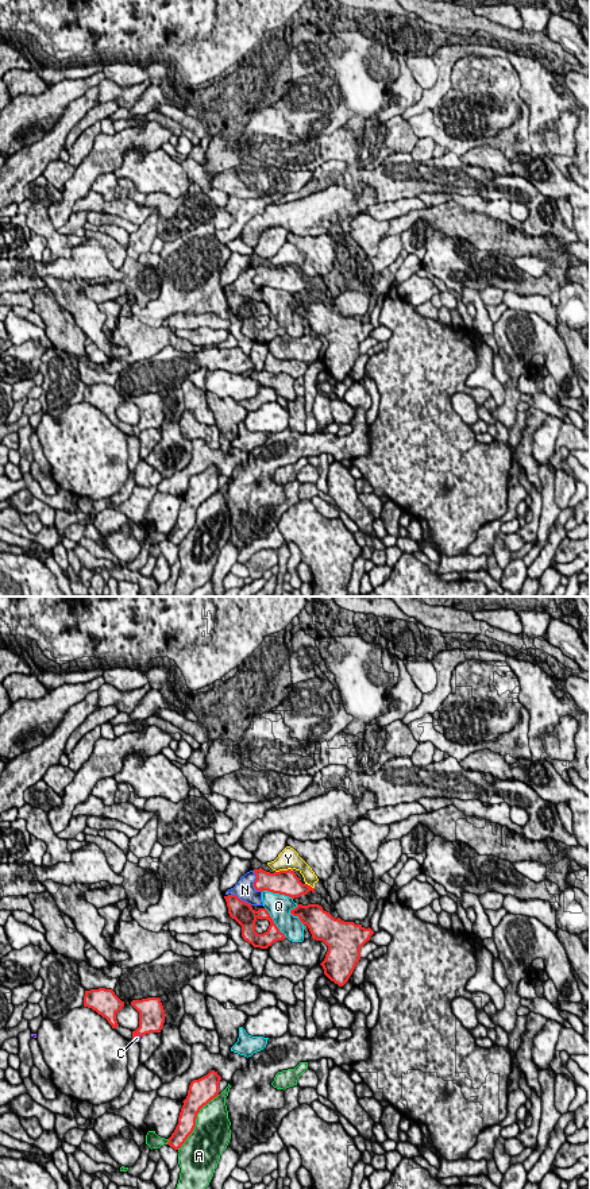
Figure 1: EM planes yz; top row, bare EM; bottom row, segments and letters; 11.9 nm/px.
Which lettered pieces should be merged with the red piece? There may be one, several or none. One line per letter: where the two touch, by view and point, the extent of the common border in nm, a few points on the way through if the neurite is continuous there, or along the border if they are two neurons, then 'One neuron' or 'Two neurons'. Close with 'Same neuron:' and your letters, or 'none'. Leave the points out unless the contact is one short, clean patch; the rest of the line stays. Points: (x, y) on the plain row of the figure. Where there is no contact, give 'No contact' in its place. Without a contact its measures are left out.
A: Touches red at yz (195, 516). Shared border 850 nm. Two neurons
C: Touches red at yz (135, 431). Shared border 100 nm. Path across: yz (150, 416), (135, 431), (137, 433). One neuron
N: Touches red at yz (254, 278). Shared border 280 nm. Two neurons
Q: Touches red at yz (273, 317). Shared border 460 nm. Two neurons
Y: Touches red at yz (284, 266). Shared border 220 nm. Two neurons
Same neuron: C

